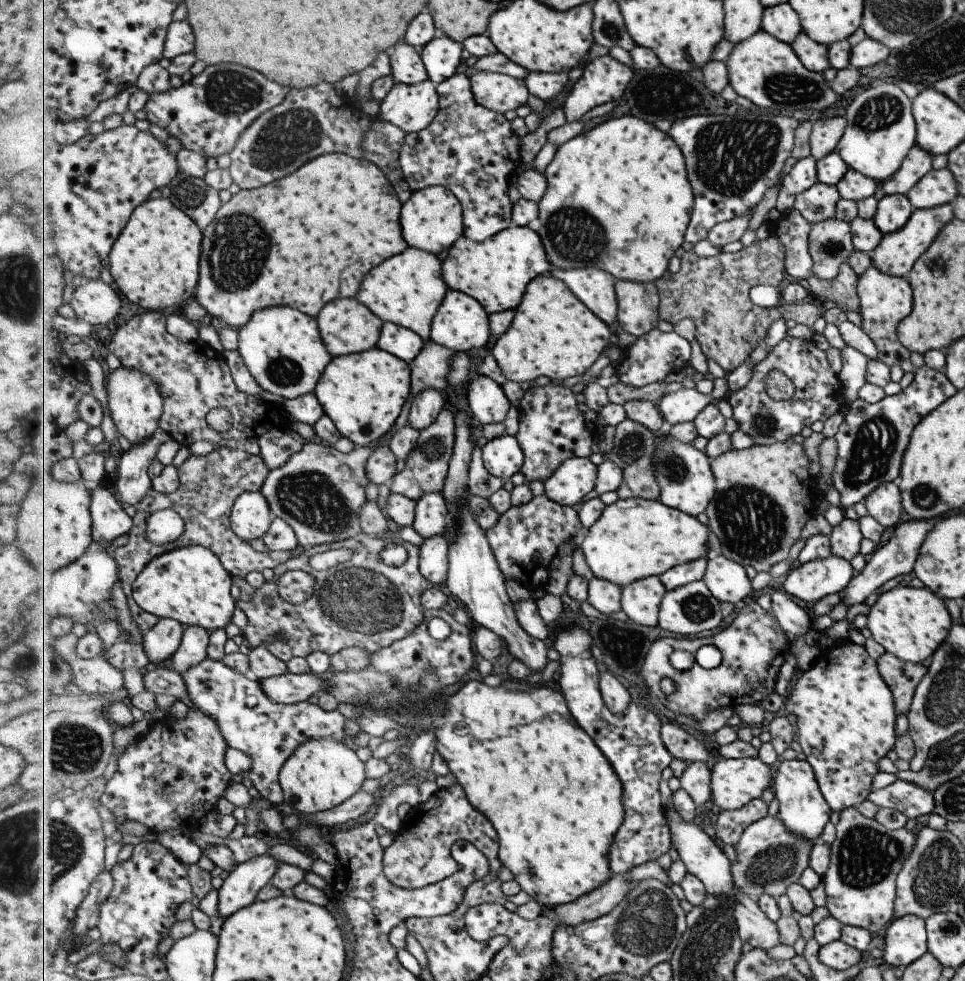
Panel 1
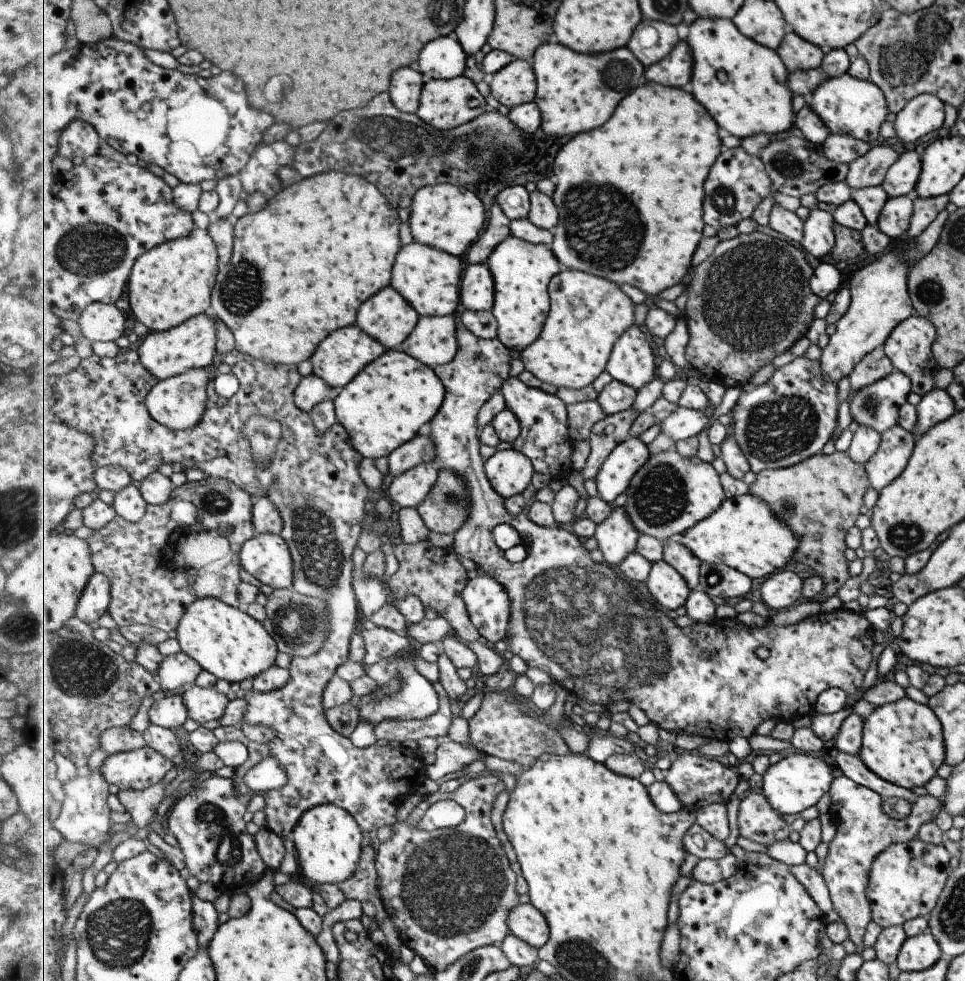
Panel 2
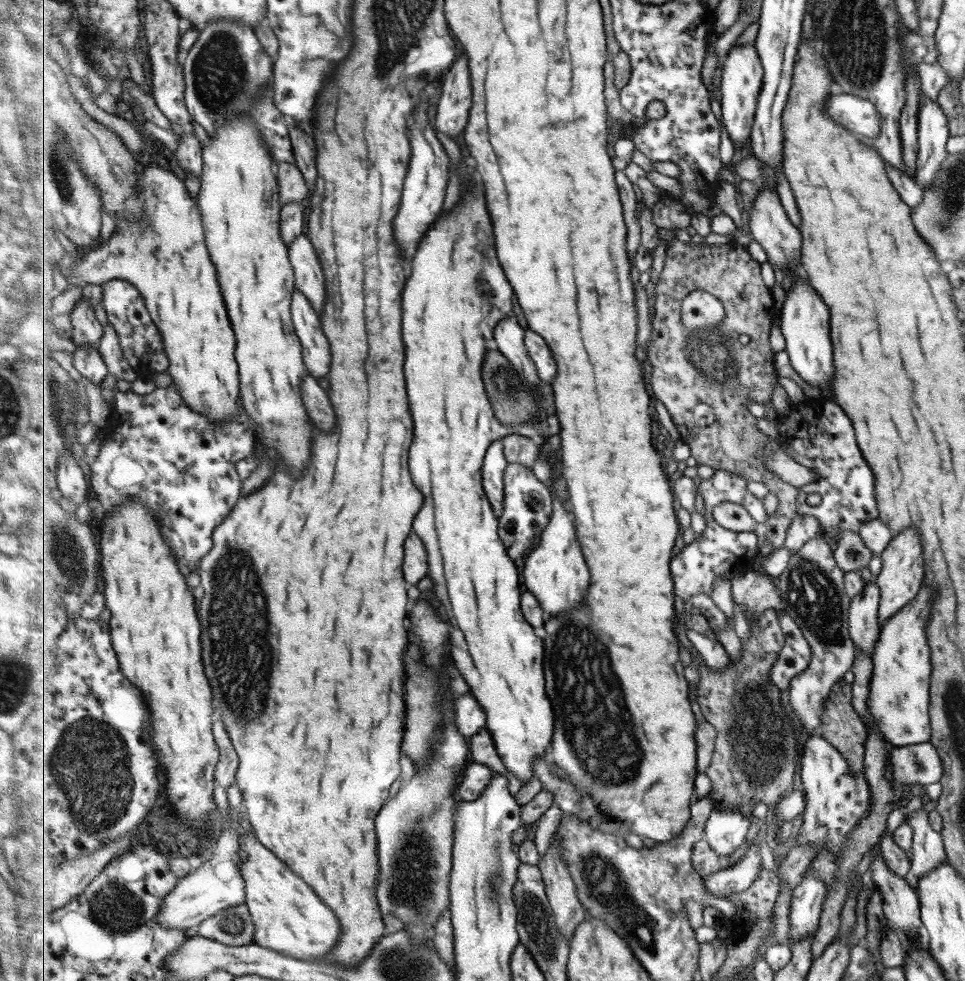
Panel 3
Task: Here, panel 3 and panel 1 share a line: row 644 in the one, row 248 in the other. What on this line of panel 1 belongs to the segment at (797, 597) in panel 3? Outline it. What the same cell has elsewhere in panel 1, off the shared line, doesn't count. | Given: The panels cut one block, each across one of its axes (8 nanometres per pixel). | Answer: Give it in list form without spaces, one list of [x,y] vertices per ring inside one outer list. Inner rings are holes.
[[[825,219],[811,224],[808,232],[808,251],[812,260],[812,274],[831,280],[839,274],[840,264],[851,255],[849,226],[839,219]]]

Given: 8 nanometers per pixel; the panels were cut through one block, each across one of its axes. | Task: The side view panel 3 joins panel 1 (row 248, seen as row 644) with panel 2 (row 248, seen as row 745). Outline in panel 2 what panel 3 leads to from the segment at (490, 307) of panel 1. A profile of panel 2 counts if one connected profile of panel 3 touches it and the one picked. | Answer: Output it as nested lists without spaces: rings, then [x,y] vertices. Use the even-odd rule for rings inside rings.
[[[513,235],[495,248],[488,264],[496,277],[493,312],[498,320],[498,337],[518,355],[525,352],[533,342],[537,342],[544,331],[552,307],[550,283],[564,267],[550,245],[533,244]]]

